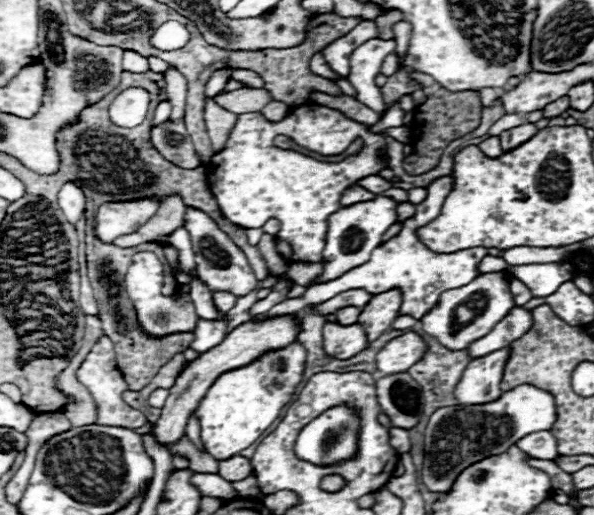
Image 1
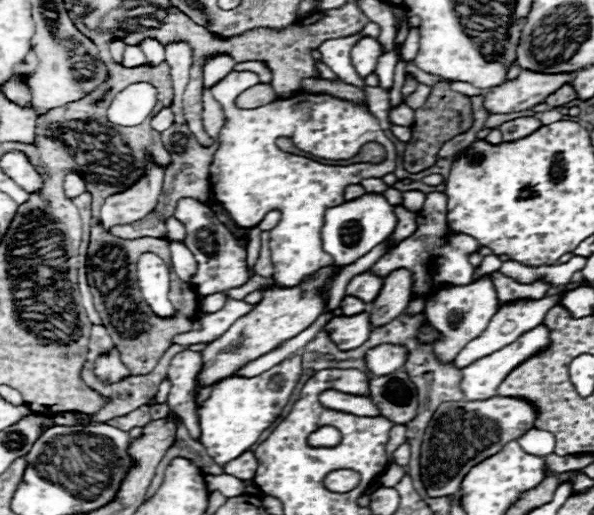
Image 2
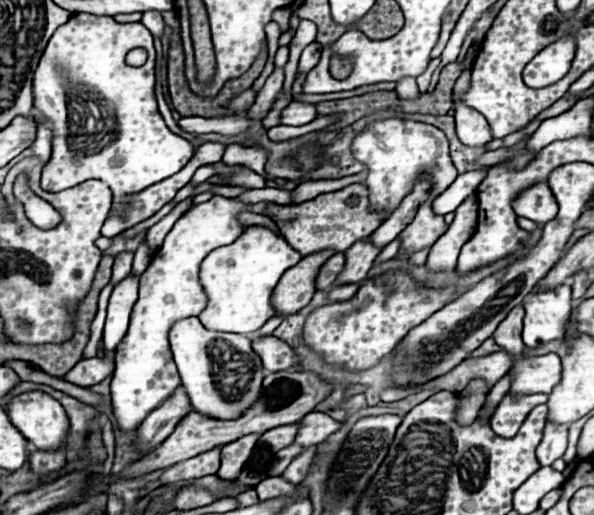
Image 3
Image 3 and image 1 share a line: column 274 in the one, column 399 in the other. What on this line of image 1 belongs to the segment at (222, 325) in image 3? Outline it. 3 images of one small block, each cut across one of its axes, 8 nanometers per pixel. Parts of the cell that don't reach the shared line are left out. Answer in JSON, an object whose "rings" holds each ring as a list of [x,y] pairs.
{"rings":[[[444,176],[444,178],[438,178],[434,180],[428,188],[428,196],[422,204],[416,206],[416,216],[406,220],[400,234],[394,236],[392,240],[388,240],[386,244],[378,246],[374,252],[372,252],[372,258],[342,274],[338,280],[330,280],[326,284],[314,284],[306,290],[304,298],[292,298],[292,300],[284,300],[280,304],[276,304],[270,312],[262,314],[262,316],[256,316],[256,318],[270,318],[270,316],[282,316],[282,314],[292,314],[292,312],[298,312],[302,310],[304,306],[308,304],[322,304],[326,300],[330,300],[332,296],[344,292],[344,290],[350,290],[350,288],[366,288],[372,296],[380,294],[380,292],[386,292],[394,286],[398,286],[402,290],[402,306],[400,306],[400,314],[410,314],[414,318],[422,318],[436,302],[438,302],[438,296],[444,292],[444,290],[450,290],[450,288],[456,288],[456,286],[464,286],[468,282],[472,282],[476,276],[478,276],[478,262],[486,256],[486,248],[473,247],[466,248],[466,250],[458,250],[458,252],[450,252],[450,254],[436,254],[432,250],[428,250],[416,236],[416,230],[418,226],[424,226],[426,220],[434,220],[438,214],[440,214],[440,208],[448,196],[448,192],[452,190],[452,176]]]}

